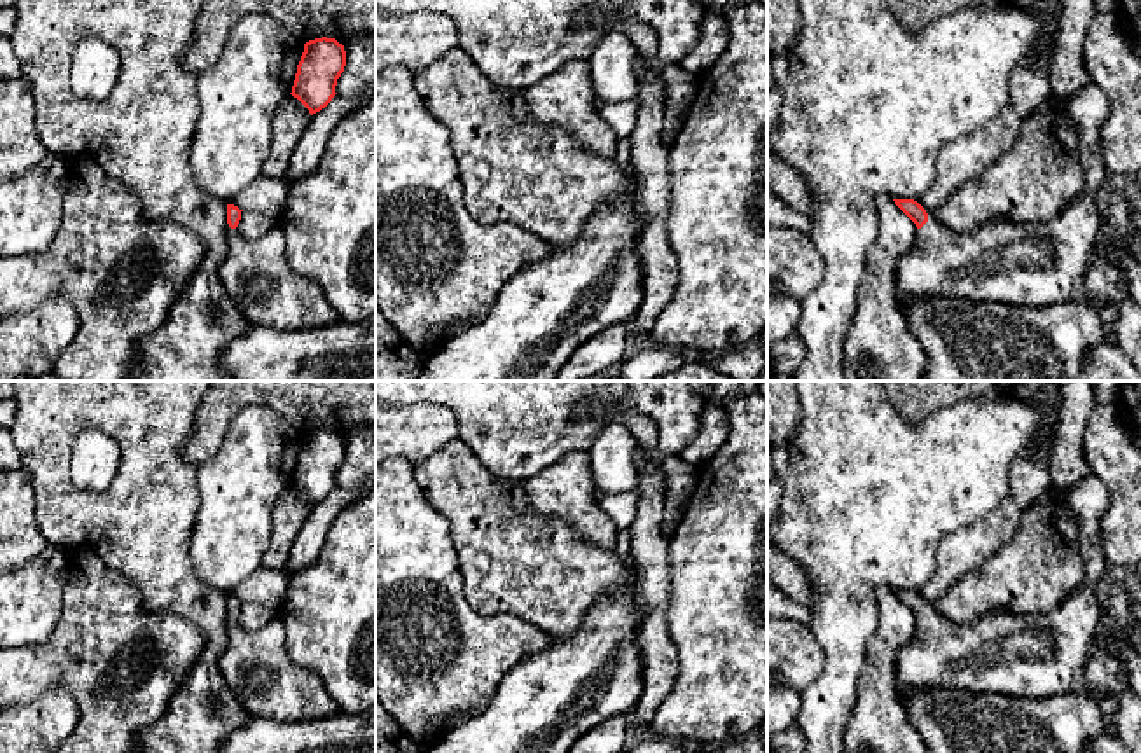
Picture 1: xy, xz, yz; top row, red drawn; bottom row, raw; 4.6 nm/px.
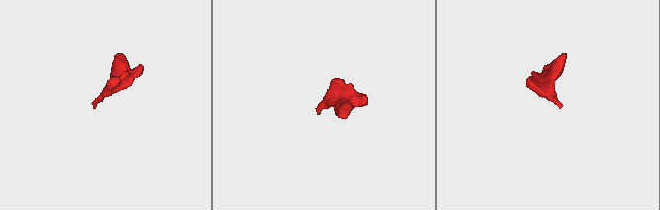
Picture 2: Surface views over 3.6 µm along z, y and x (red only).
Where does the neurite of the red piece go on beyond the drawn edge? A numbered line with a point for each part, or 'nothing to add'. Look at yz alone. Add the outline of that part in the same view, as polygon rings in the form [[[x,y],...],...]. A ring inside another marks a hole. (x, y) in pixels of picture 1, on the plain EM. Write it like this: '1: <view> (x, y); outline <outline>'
1: yz (1045, 654); outline [[[1089,473],[1066,494],[1078,524],[1080,554],[1085,564],[1085,580],[1078,591],[1045,613],[991,611],[970,624],[954,624],[928,610],[896,653],[895,678],[902,699],[912,690],[930,688],[1010,697],[1050,697],[1085,688],[1083,671],[1101,629],[1097,584],[1111,570],[1099,533],[1110,493],[1096,475]]]

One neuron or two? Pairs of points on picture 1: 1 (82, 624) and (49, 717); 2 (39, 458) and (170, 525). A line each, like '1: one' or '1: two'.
1: two
2: one

